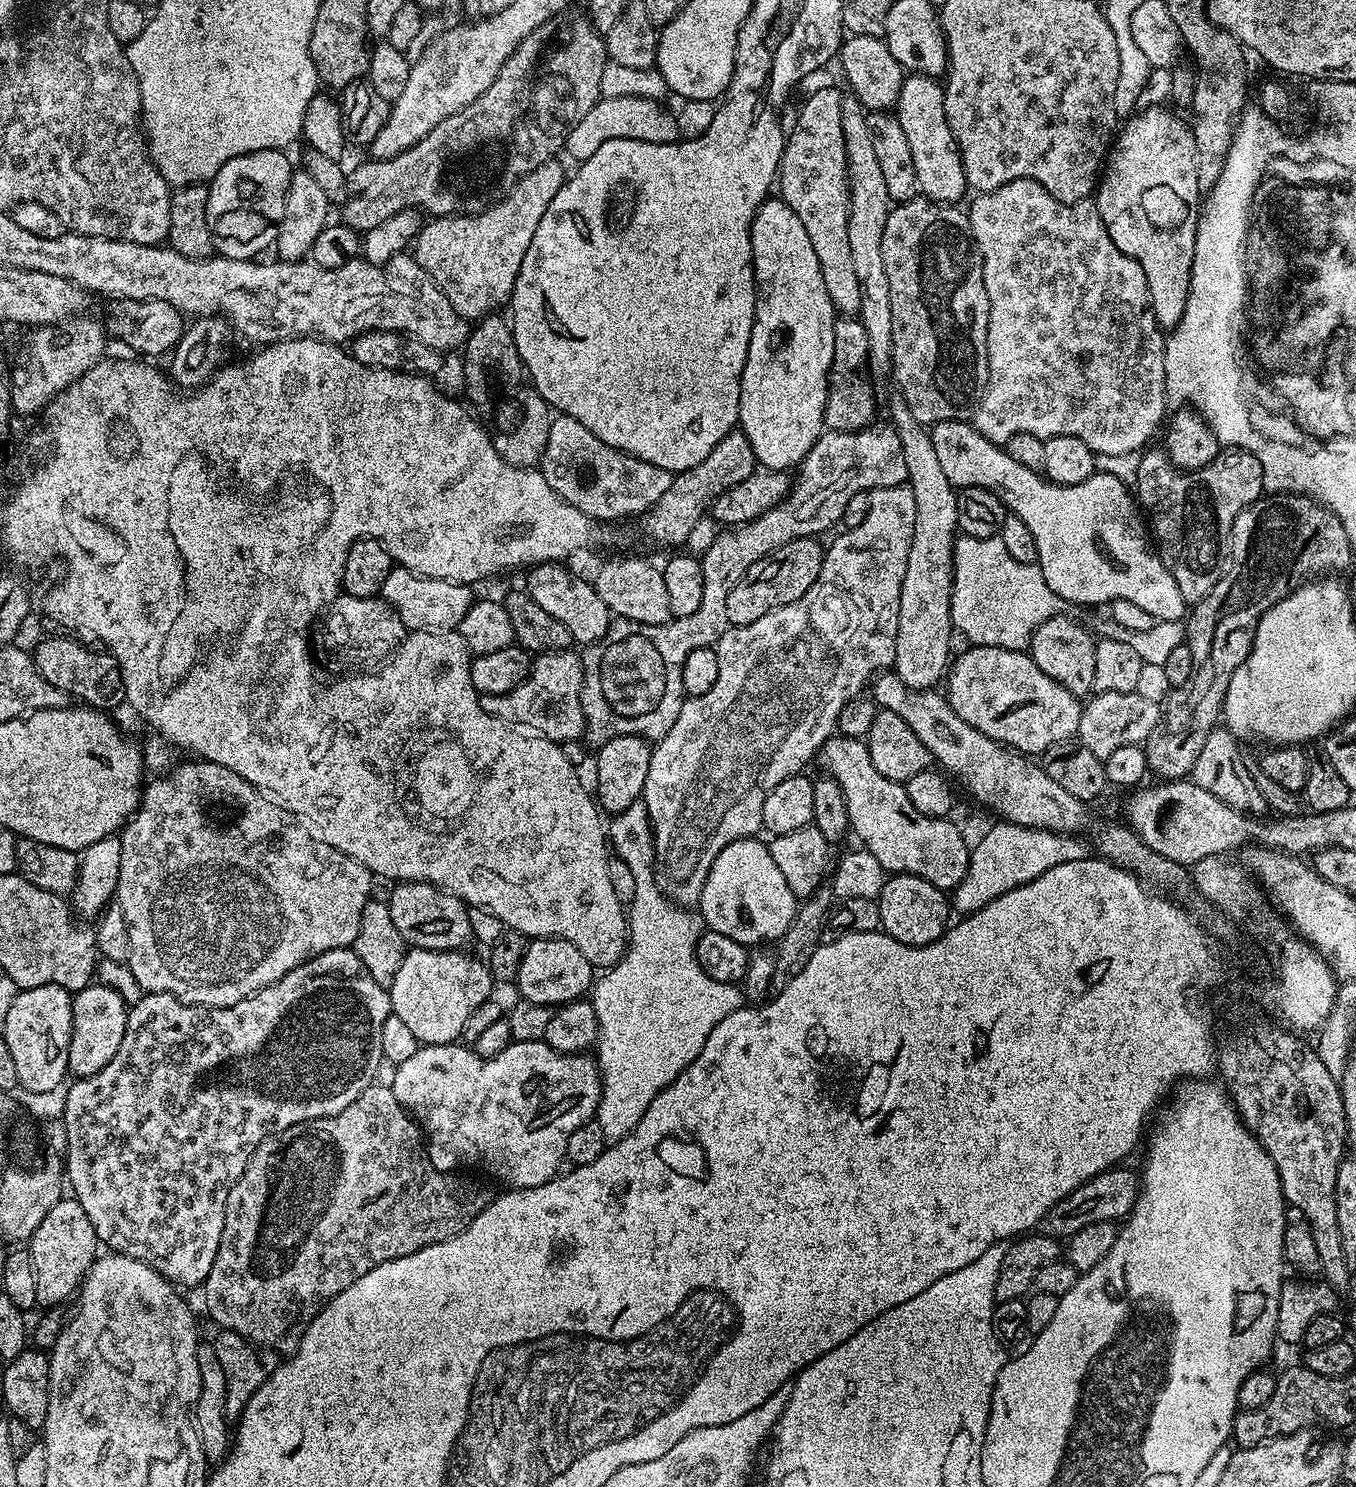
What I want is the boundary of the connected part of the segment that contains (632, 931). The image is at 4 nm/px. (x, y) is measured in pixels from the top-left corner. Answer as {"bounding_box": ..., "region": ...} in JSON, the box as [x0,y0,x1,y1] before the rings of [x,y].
{"bounding_box":[590,799,742,1145],"region":[[[643,799],[615,813],[611,820],[606,836],[611,851],[634,874],[634,898],[626,908],[628,942],[624,954],[590,989],[598,1018],[594,1056],[600,1070],[600,1101],[594,1118],[602,1126],[608,1145],[626,1138],[642,1122],[646,1106],[702,1054],[710,1030],[742,1006],[741,989],[714,982],[698,962],[696,943],[702,931],[699,915],[667,900],[656,885],[652,823]]]}

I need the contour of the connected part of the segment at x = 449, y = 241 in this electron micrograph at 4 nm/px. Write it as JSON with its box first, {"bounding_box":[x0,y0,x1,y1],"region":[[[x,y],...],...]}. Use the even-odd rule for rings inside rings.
{"bounding_box":[414,158,566,322],"region":[[[553,158],[530,170],[504,199],[485,208],[483,212],[437,216],[421,227],[414,241],[414,259],[422,270],[426,270],[426,274],[430,274],[437,288],[446,294],[450,306],[454,306],[463,320],[479,322],[493,310],[499,309],[496,308],[499,304],[507,305],[511,301],[518,270],[522,266],[522,258],[526,258],[526,250],[530,250],[534,230],[538,230],[538,222],[542,222],[542,214],[546,214],[546,206],[550,206],[554,194],[558,194],[564,185],[566,171],[558,161],[559,159]]]}

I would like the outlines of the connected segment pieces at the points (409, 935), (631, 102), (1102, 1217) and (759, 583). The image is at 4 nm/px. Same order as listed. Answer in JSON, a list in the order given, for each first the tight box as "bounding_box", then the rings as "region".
[{"bounding_box":[387,883,473,952],"region":[[[397,883],[392,889],[392,897],[387,906],[390,910],[390,919],[398,929],[398,934],[402,934],[405,945],[439,952],[455,952],[467,949],[467,944],[473,943],[468,917],[469,905],[434,884]]]},{"bounding_box":[566,97,682,162],"region":[[[603,97],[568,131],[566,152],[569,152],[576,162],[583,162],[607,140],[641,140],[655,144],[675,144],[681,139],[682,133],[676,125],[675,115],[671,111],[667,112],[664,106],[661,101],[650,98]]]},{"bounding_box":[1039,1166,1140,1241],"region":[[[1117,1166],[1099,1172],[1097,1176],[1082,1182],[1082,1186],[1066,1194],[1062,1202],[1054,1202],[1054,1206],[1050,1206],[1050,1210],[1046,1210],[1046,1214],[1040,1220],[1039,1231],[1045,1236],[1053,1236],[1055,1240],[1063,1241],[1094,1222],[1123,1221],[1135,1206],[1136,1197],[1140,1194],[1139,1175],[1124,1167],[1128,1166]]]},{"bounding_box":[726,536,824,625],"region":[[[807,536],[786,542],[778,550],[774,550],[768,556],[764,556],[746,574],[742,574],[742,582],[730,590],[730,598],[726,598],[726,618],[729,625],[749,624],[758,622],[766,614],[786,606],[790,602],[798,602],[810,586],[818,578],[824,561],[823,543],[819,539]]]}]

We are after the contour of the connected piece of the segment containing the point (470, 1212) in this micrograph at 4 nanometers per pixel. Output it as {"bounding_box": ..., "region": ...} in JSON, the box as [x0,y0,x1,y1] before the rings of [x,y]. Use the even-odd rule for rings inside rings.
{"bounding_box":[202,1083,490,1354],"region":[[[373,1083],[366,1090],[362,1090],[362,1094],[358,1094],[358,1098],[354,1098],[354,1102],[350,1102],[350,1106],[346,1106],[342,1110],[338,1110],[338,1114],[333,1116],[323,1116],[317,1120],[309,1120],[306,1124],[295,1124],[290,1126],[284,1132],[280,1132],[277,1136],[270,1136],[267,1140],[257,1146],[254,1154],[250,1158],[250,1162],[246,1166],[246,1170],[242,1174],[242,1178],[238,1178],[238,1182],[234,1182],[234,1186],[230,1190],[230,1194],[226,1198],[226,1218],[222,1226],[222,1242],[218,1242],[218,1254],[214,1254],[214,1266],[210,1266],[210,1274],[205,1278],[202,1285],[202,1293],[204,1292],[204,1304],[208,1307],[208,1312],[212,1315],[212,1320],[225,1332],[237,1332],[242,1334],[242,1338],[246,1338],[253,1345],[259,1346],[261,1349],[273,1348],[276,1352],[284,1352],[283,1354],[291,1354],[295,1352],[300,1340],[304,1337],[305,1330],[310,1326],[310,1322],[314,1317],[324,1309],[327,1301],[332,1300],[338,1294],[342,1294],[342,1290],[346,1290],[346,1286],[350,1286],[354,1282],[358,1282],[358,1278],[362,1278],[362,1274],[366,1274],[370,1270],[374,1270],[378,1266],[382,1266],[382,1262],[390,1262],[394,1258],[402,1258],[406,1254],[414,1254],[418,1250],[422,1250],[431,1244],[441,1244],[443,1240],[449,1240],[454,1234],[458,1234],[462,1230],[466,1230],[466,1226],[470,1226],[470,1222],[474,1222],[474,1218],[478,1214],[482,1214],[482,1210],[487,1206],[490,1193],[480,1184],[475,1184],[472,1180],[467,1180],[467,1175],[453,1174],[450,1172],[440,1172],[430,1162],[426,1151],[425,1141],[422,1139],[422,1129],[415,1119],[410,1115],[407,1108],[403,1108],[398,1102],[398,1098],[394,1098],[391,1088],[383,1088],[378,1083]]]}

